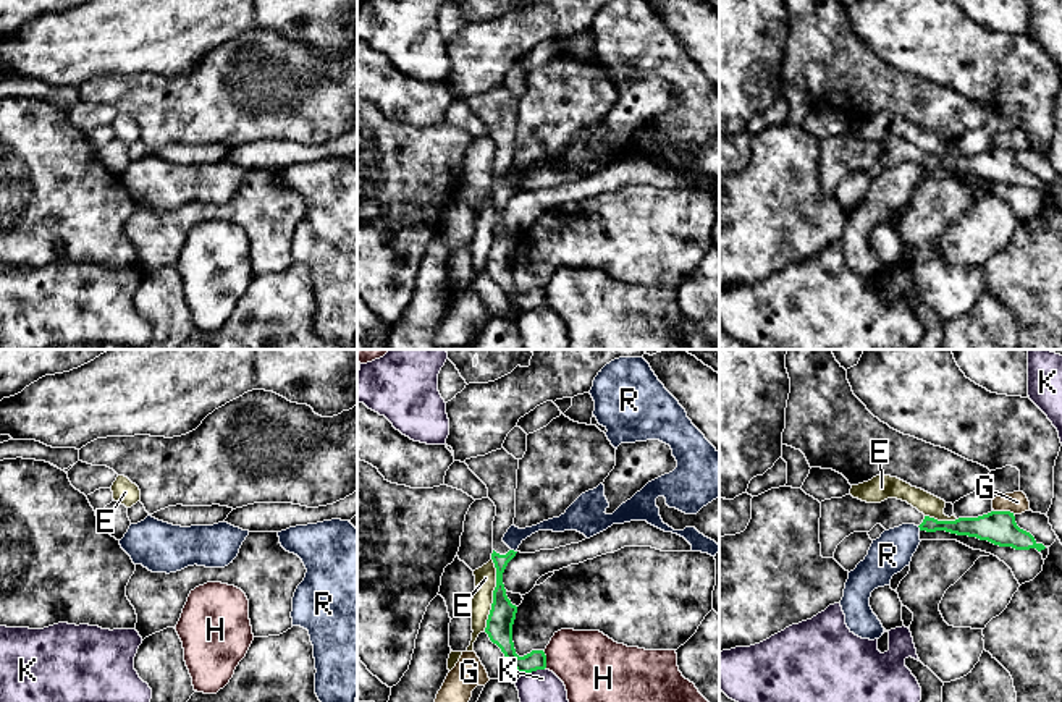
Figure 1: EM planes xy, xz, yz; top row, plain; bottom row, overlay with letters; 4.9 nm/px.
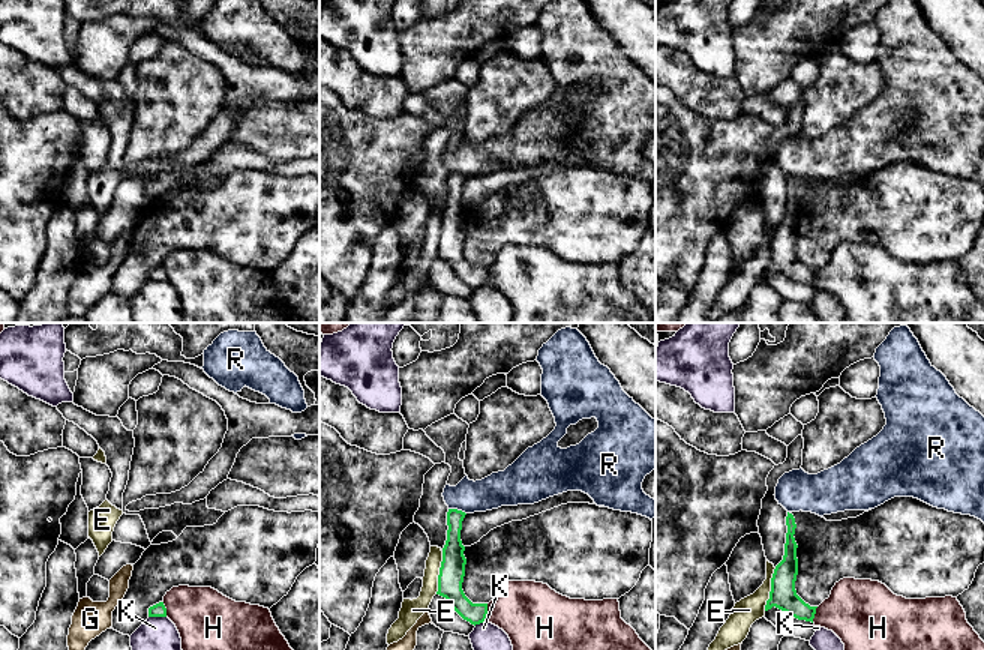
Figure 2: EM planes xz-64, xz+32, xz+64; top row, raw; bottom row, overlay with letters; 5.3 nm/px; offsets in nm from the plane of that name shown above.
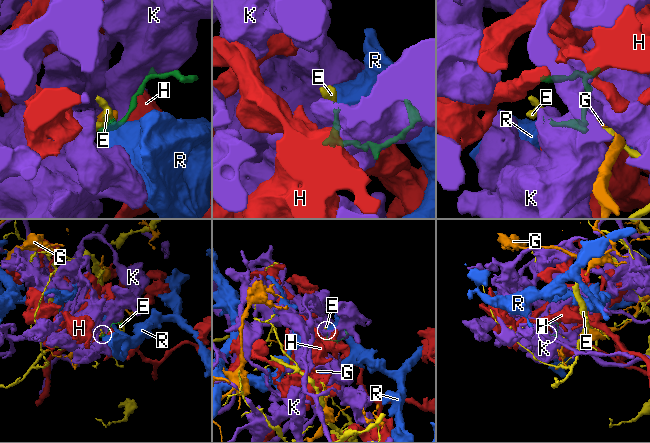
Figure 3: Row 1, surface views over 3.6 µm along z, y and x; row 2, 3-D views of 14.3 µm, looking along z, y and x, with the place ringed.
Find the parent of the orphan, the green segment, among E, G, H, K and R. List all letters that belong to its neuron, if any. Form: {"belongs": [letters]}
{"belongs": []}

